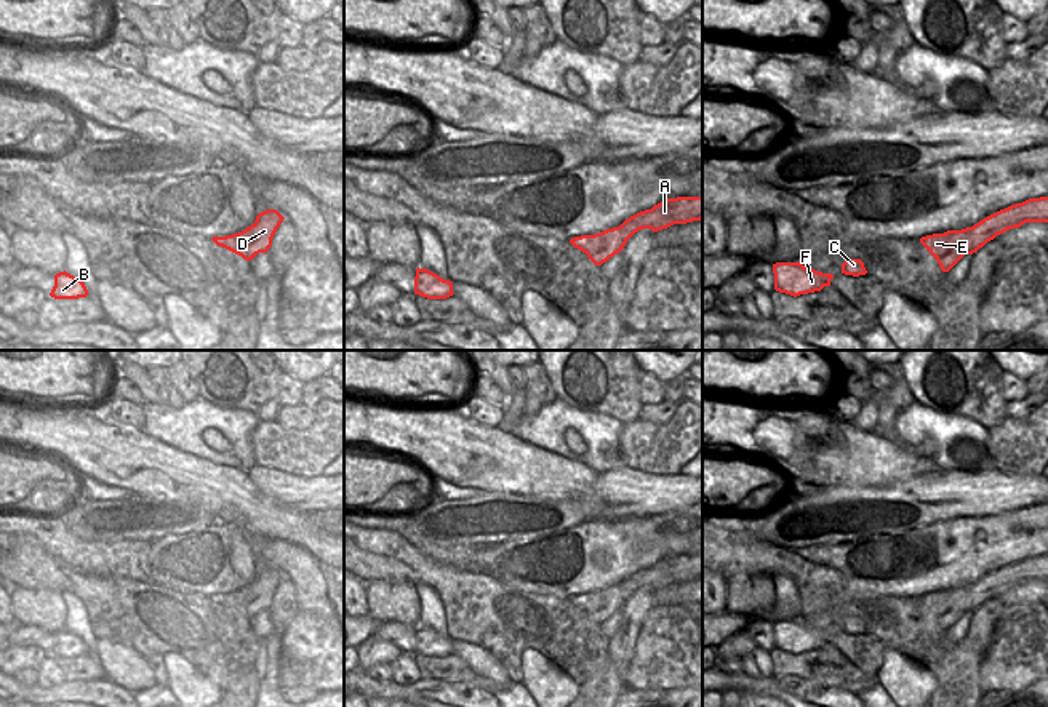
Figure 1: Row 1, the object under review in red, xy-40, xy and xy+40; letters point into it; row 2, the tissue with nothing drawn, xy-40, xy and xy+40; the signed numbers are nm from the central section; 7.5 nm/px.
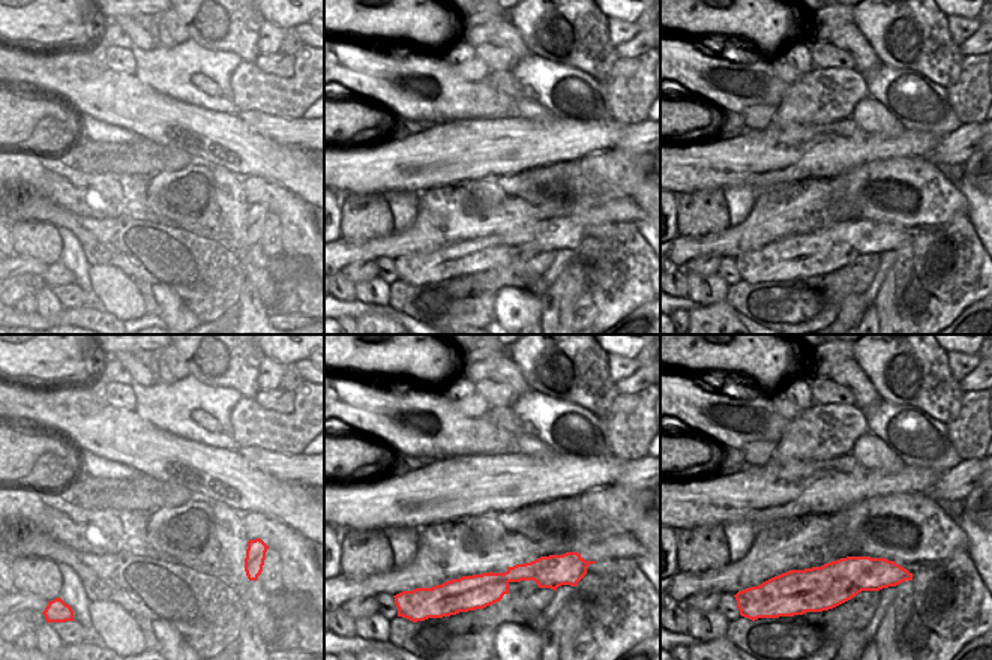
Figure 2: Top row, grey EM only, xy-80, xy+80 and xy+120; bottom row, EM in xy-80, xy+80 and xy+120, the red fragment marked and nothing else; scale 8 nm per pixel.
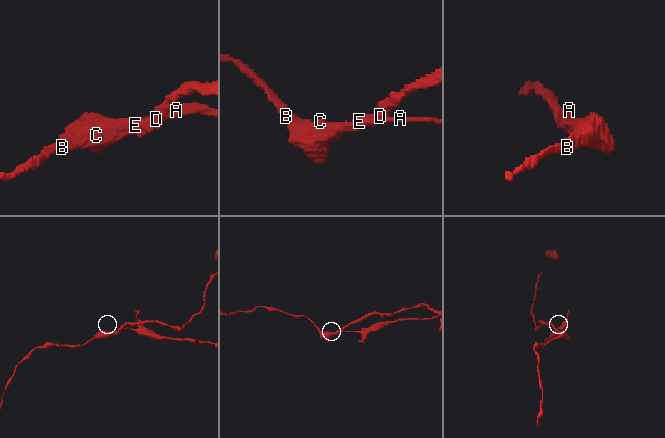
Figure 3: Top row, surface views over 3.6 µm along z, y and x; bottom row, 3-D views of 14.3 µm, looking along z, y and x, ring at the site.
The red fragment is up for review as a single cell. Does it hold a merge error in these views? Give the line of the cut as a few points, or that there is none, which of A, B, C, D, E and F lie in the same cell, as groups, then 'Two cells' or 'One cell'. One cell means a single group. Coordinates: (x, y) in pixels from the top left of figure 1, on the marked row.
Split along xy+40 (973, 226), (981, 232), (992, 232), (996, 235). Groups: A / B C D E F. Two cells

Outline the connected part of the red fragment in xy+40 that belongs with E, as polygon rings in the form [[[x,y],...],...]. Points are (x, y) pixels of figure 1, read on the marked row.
[[[973,227],[962,230],[947,230],[920,238],[920,243],[938,261],[942,272],[949,272],[965,254],[973,254],[987,242],[994,240],[994,234],[981,234]]]

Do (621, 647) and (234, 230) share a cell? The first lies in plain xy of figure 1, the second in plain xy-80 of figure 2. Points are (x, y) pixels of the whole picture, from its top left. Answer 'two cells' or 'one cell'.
two cells

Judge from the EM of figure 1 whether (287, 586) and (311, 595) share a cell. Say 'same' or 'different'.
different

